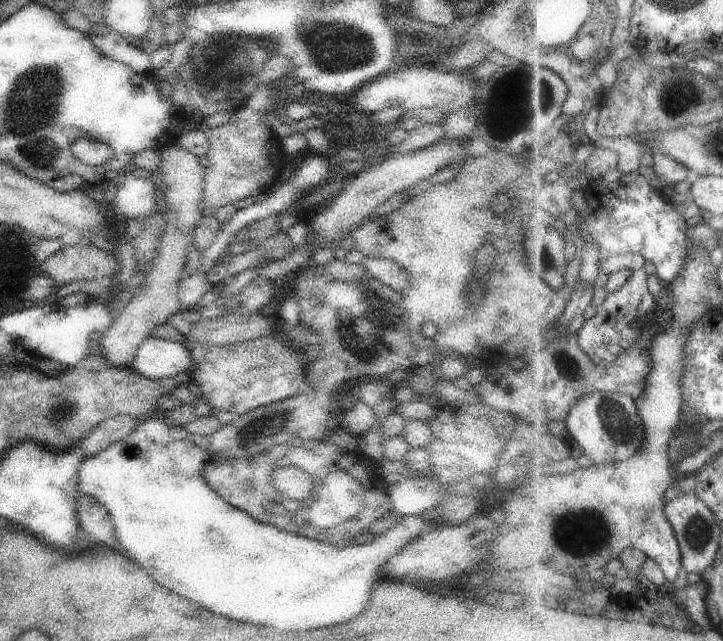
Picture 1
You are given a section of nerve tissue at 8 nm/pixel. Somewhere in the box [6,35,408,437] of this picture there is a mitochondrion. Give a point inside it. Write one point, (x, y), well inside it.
(32, 104)

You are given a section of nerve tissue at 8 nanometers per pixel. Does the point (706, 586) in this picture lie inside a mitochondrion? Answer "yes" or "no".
no

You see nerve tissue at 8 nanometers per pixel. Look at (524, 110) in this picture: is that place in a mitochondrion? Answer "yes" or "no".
yes

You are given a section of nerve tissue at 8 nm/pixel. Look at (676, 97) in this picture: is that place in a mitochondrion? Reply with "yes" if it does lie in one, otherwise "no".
yes

